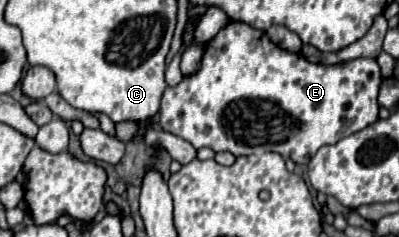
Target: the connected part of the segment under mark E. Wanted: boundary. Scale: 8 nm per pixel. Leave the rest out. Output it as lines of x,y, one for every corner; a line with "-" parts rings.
230,20
204,50
202,66
196,74
184,76
174,88
166,88
160,104
160,128
188,140
196,150
212,148
214,152
232,152
234,156
278,152
296,164
308,164
318,148
366,128
378,120
378,88
382,76
374,58
356,58
340,64
314,64
302,54
278,48
266,32
248,24

